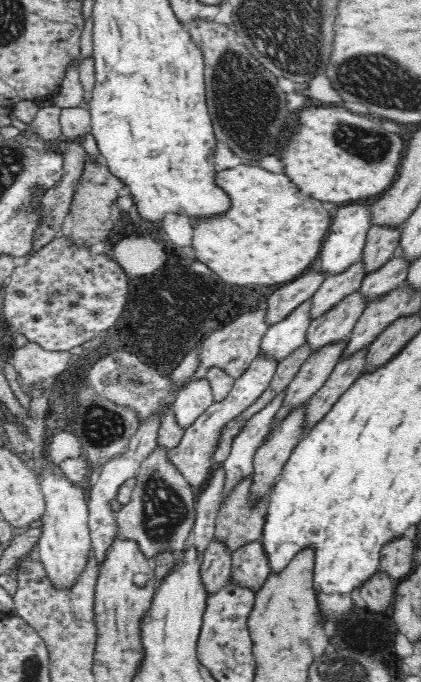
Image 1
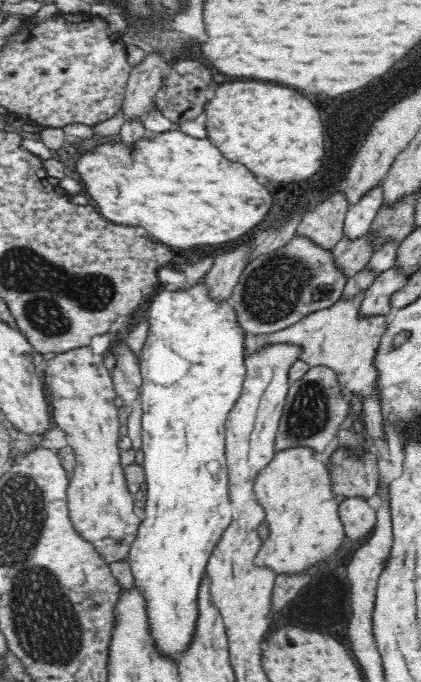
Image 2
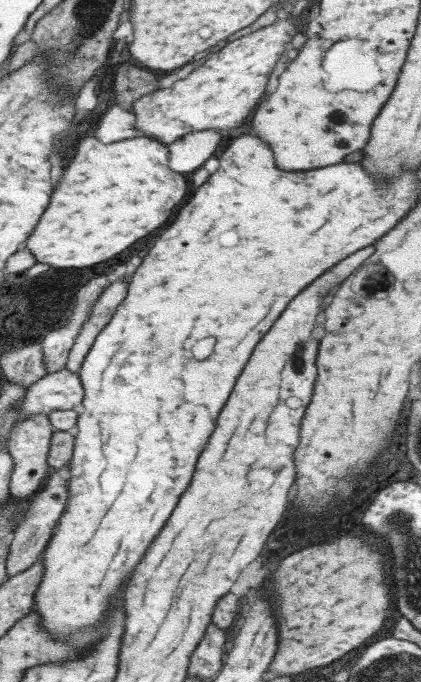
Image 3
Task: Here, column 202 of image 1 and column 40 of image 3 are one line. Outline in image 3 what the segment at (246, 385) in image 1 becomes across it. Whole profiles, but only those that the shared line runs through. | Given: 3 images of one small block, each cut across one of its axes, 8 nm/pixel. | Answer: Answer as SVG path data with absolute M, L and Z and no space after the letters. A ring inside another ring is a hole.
M41 413L32 414L11 428L8 434L8 453L13 461L13 470L8 484L11 498L26 500L42 486L47 476L46 456L52 431L48 415Z

